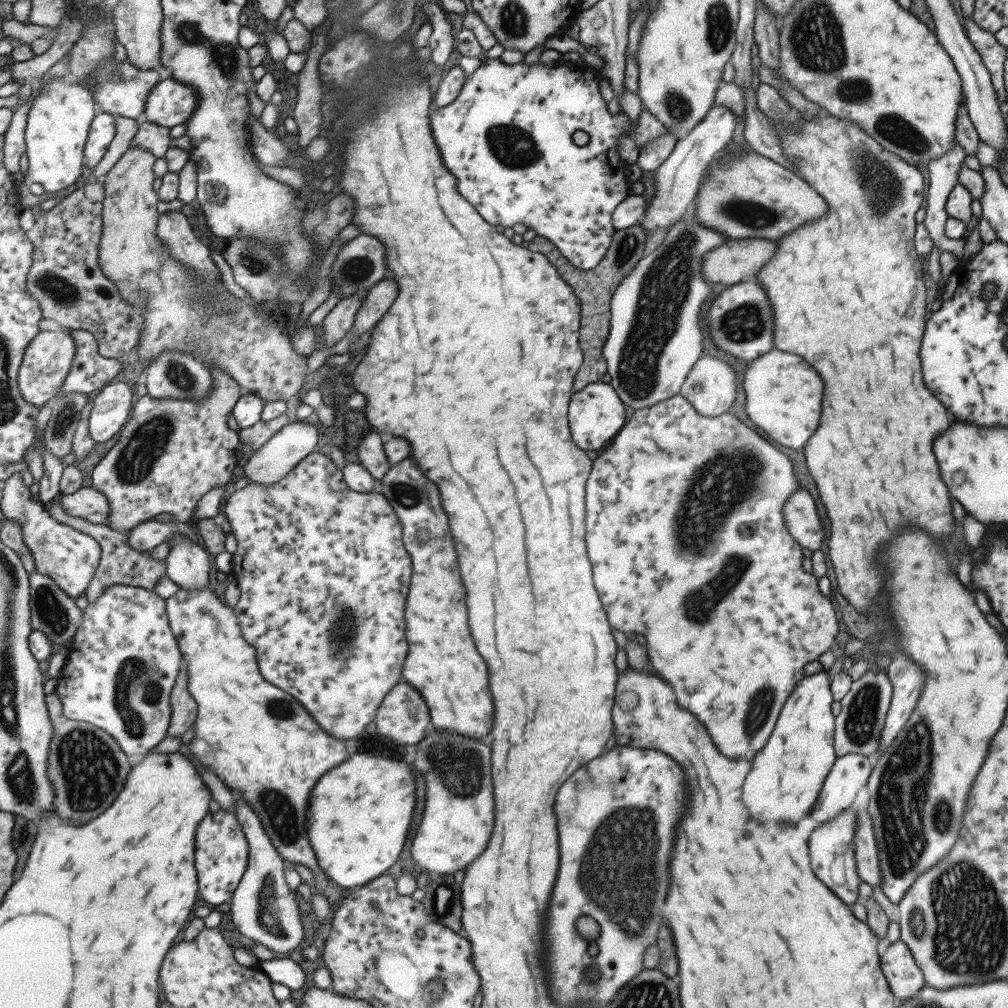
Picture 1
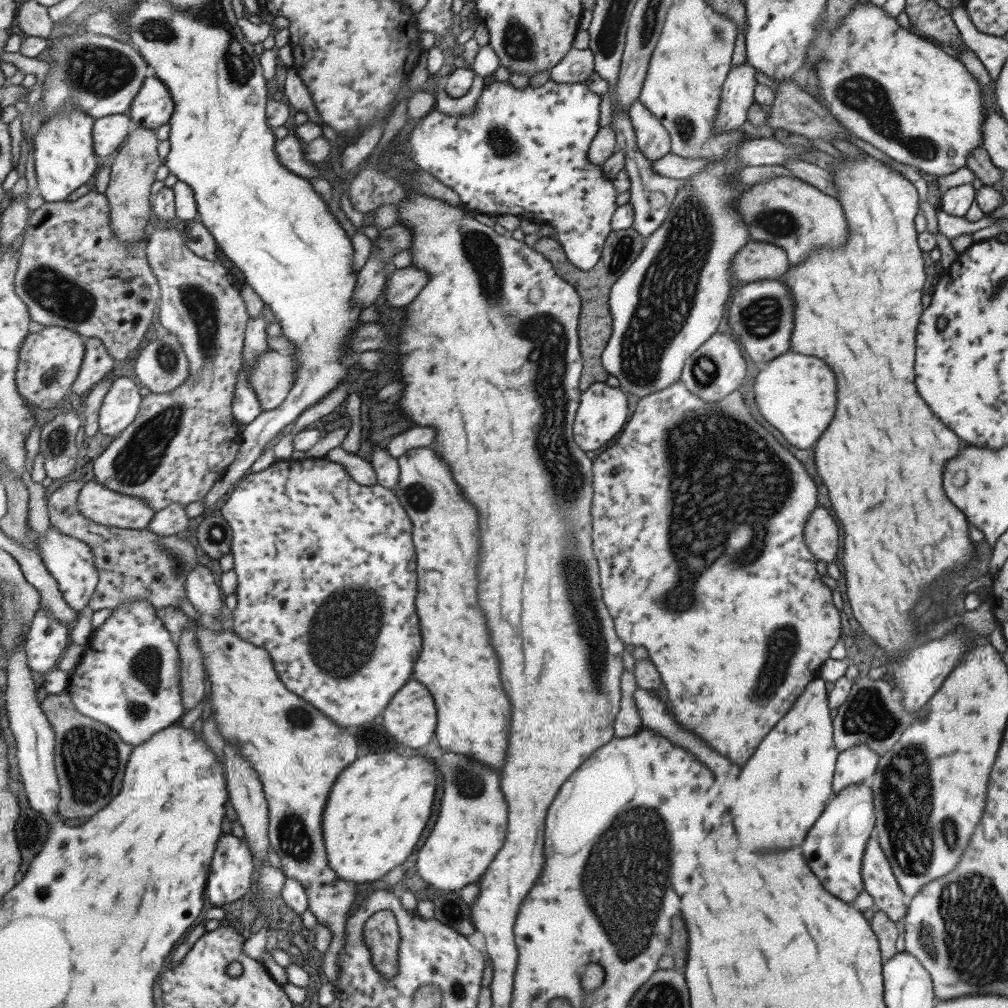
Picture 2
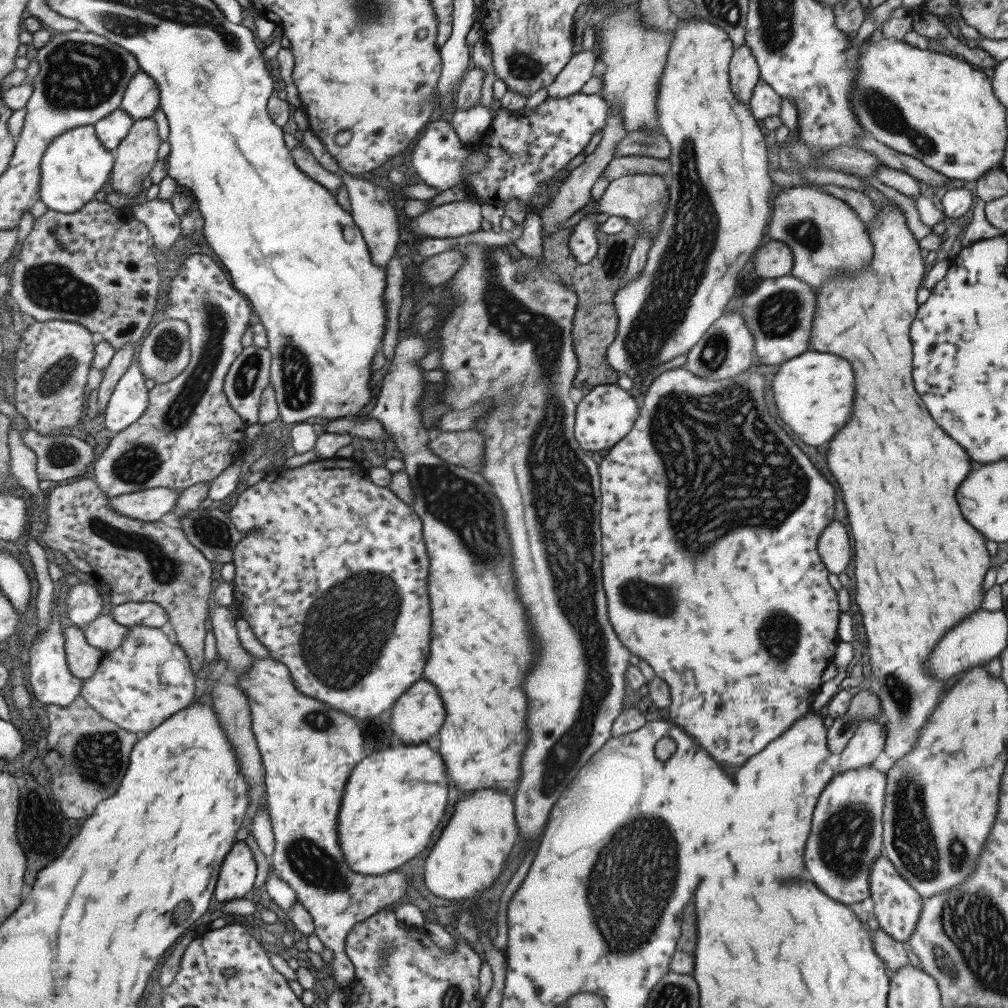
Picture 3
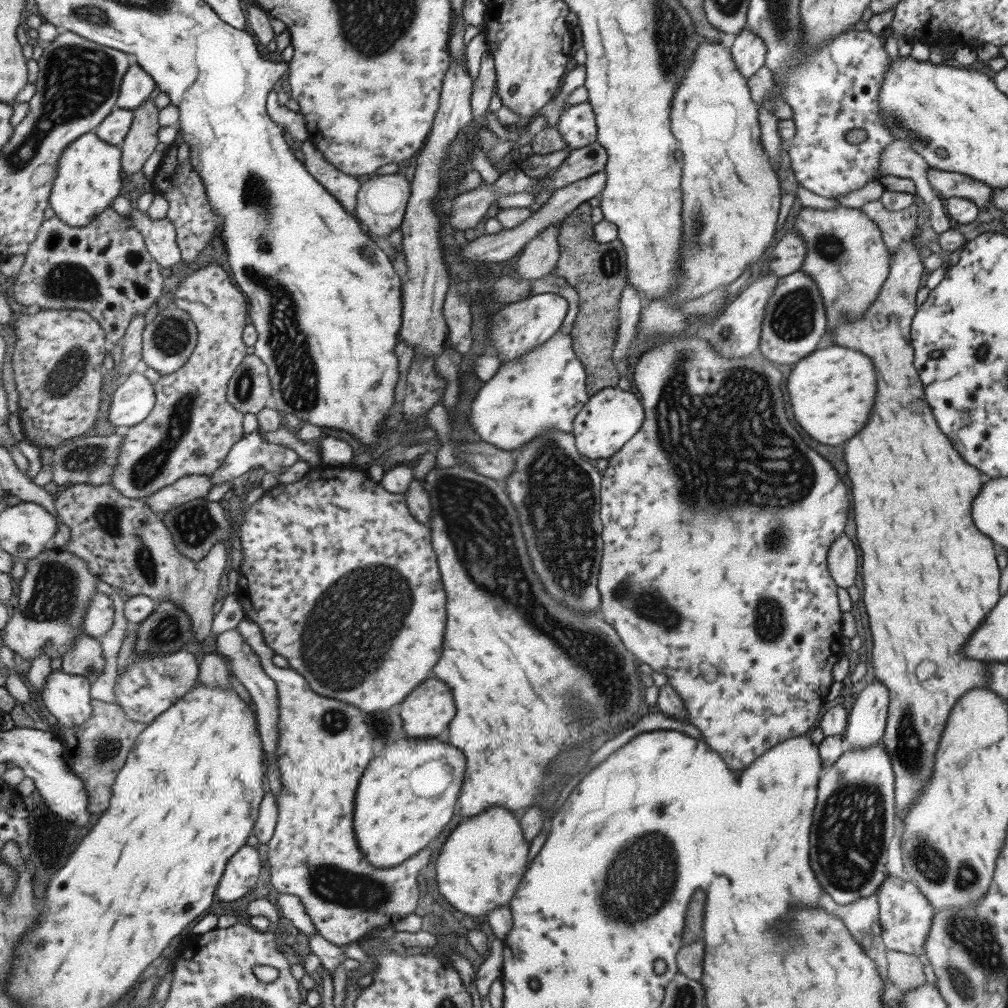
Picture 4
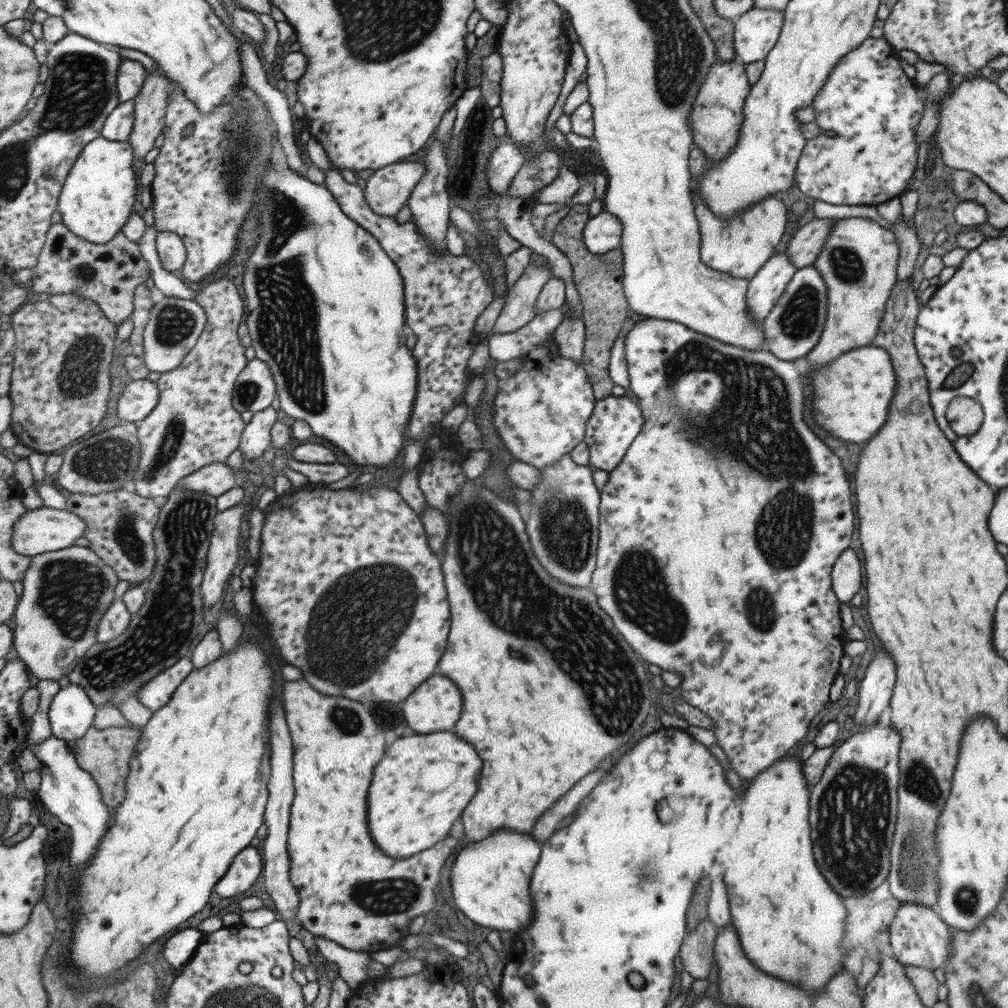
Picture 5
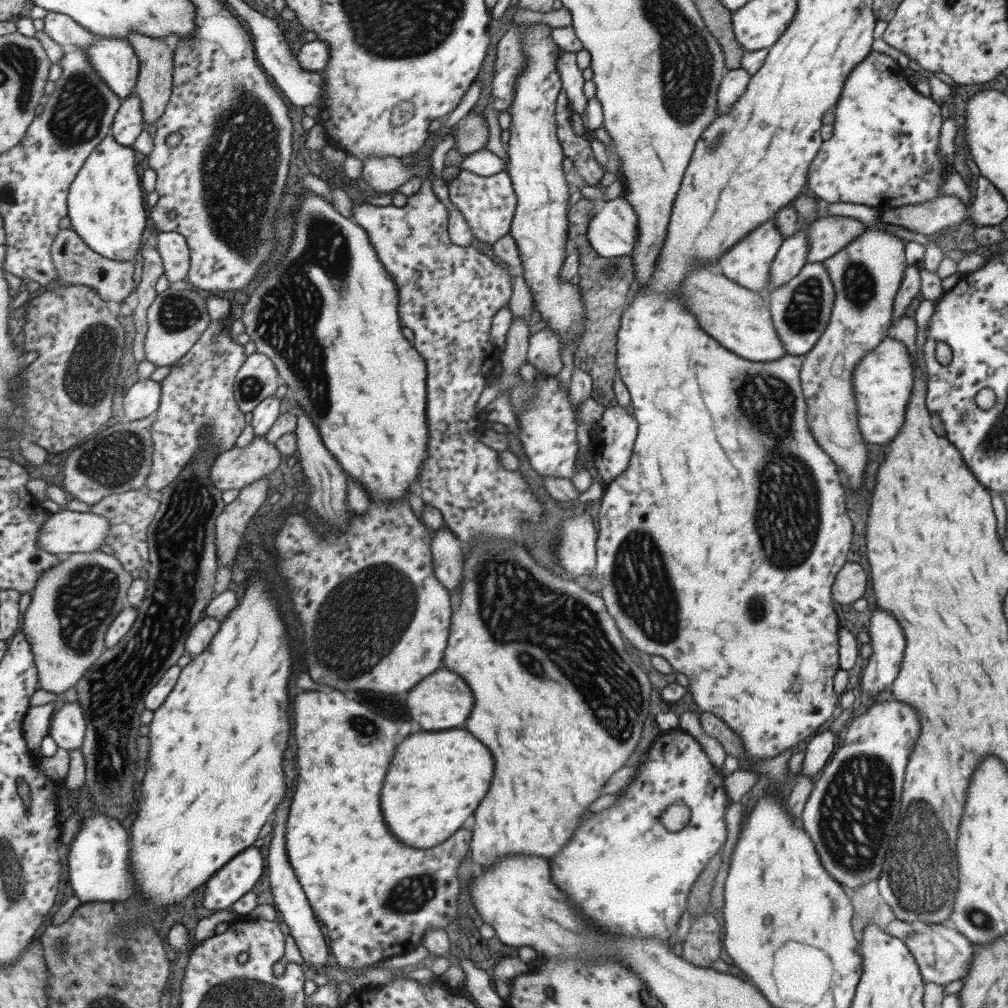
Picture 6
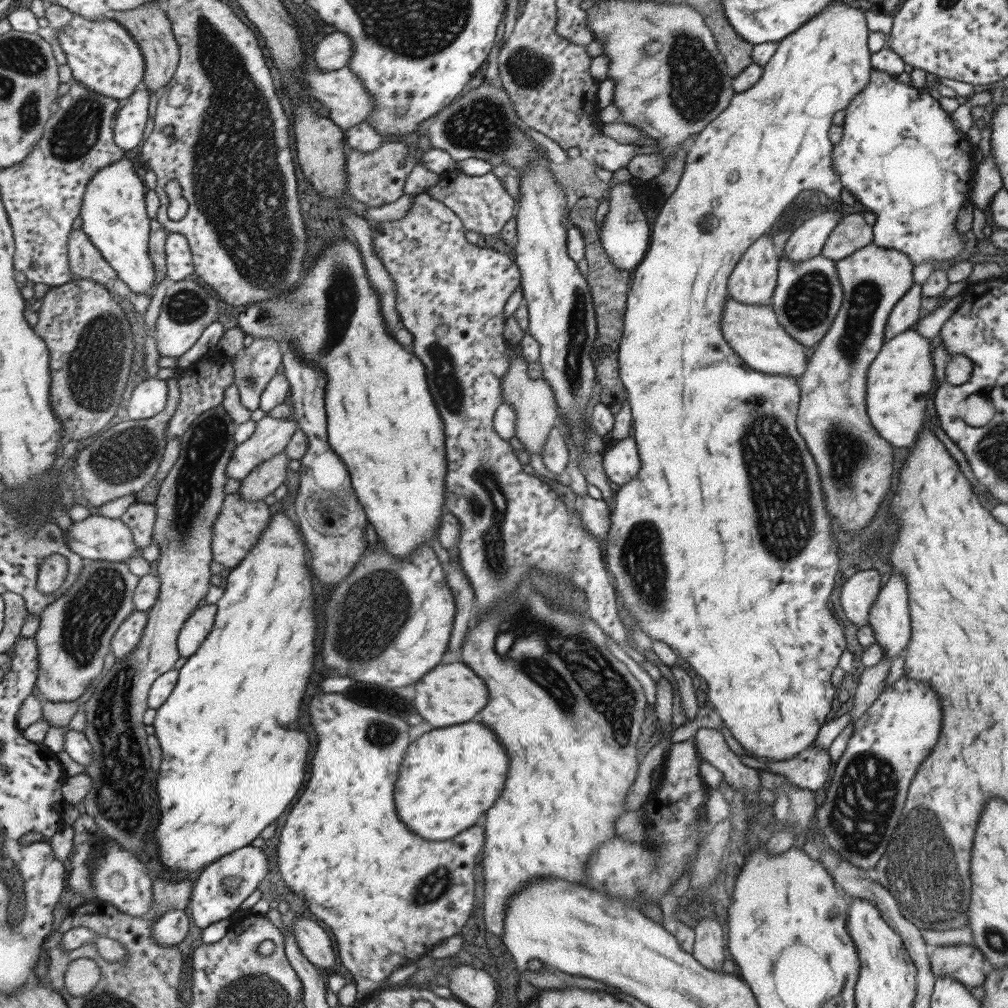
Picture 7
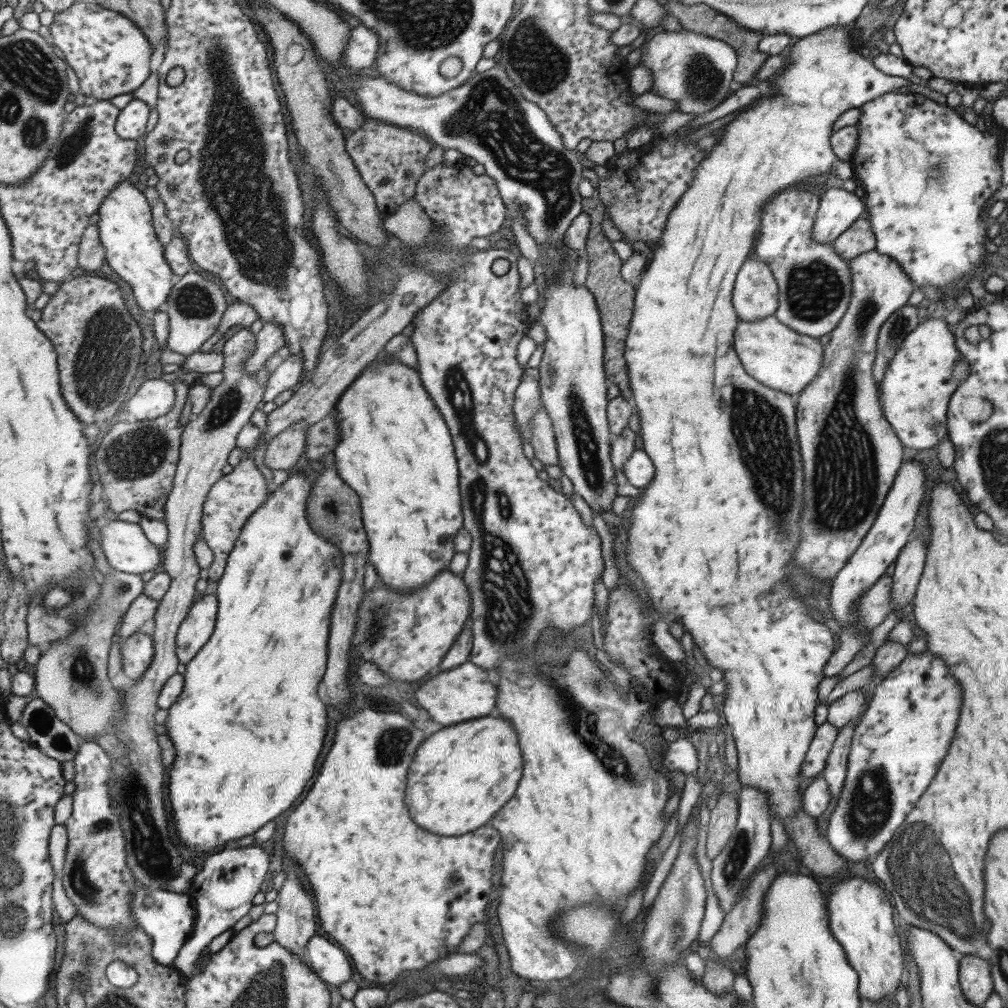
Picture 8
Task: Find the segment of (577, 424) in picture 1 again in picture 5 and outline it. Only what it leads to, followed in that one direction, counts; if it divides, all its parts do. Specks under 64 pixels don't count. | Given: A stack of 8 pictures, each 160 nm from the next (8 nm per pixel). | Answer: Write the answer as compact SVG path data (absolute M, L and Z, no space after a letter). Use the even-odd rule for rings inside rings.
M609 395L601 400L596 400L591 414L586 418L582 438L589 453L589 464L605 470L607 473L613 470L640 431L643 421L639 405L631 402L625 395L620 397Z

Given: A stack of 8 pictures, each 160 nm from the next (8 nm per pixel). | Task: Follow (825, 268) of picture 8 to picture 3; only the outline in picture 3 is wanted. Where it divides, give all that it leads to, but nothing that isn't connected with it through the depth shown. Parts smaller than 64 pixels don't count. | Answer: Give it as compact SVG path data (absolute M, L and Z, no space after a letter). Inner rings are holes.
M792 275L758 279L738 298L737 307L753 337L753 349L761 365L779 364L809 351L809 329L814 313L814 291Z

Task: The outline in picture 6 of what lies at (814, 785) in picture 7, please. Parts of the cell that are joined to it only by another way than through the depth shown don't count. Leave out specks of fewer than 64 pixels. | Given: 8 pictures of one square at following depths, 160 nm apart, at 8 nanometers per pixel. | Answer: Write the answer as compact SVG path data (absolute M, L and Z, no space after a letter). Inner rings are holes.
M830 731L821 732L821 734L813 736L804 750L801 773L814 775L823 769L831 754L833 754L833 744L835 744L835 738Z

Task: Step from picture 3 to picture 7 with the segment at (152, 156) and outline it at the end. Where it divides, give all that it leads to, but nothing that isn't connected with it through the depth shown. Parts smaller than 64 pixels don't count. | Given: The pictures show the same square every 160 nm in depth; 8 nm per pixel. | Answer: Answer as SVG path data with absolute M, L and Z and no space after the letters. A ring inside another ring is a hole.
M158 2L144 4L133 11L114 14L115 20L119 21L136 39L143 51L146 64L146 73L142 87L150 92L159 92L163 94L168 88L173 77L176 76L178 66L180 65L180 43L177 42L172 22L168 15L163 12Z

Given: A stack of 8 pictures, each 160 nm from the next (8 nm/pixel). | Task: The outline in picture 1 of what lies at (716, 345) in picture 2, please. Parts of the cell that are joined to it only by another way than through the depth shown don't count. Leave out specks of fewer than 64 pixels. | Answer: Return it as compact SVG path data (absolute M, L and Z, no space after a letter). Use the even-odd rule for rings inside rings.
M702 354L689 369L678 393L699 416L719 416L735 400L735 374L729 364Z

